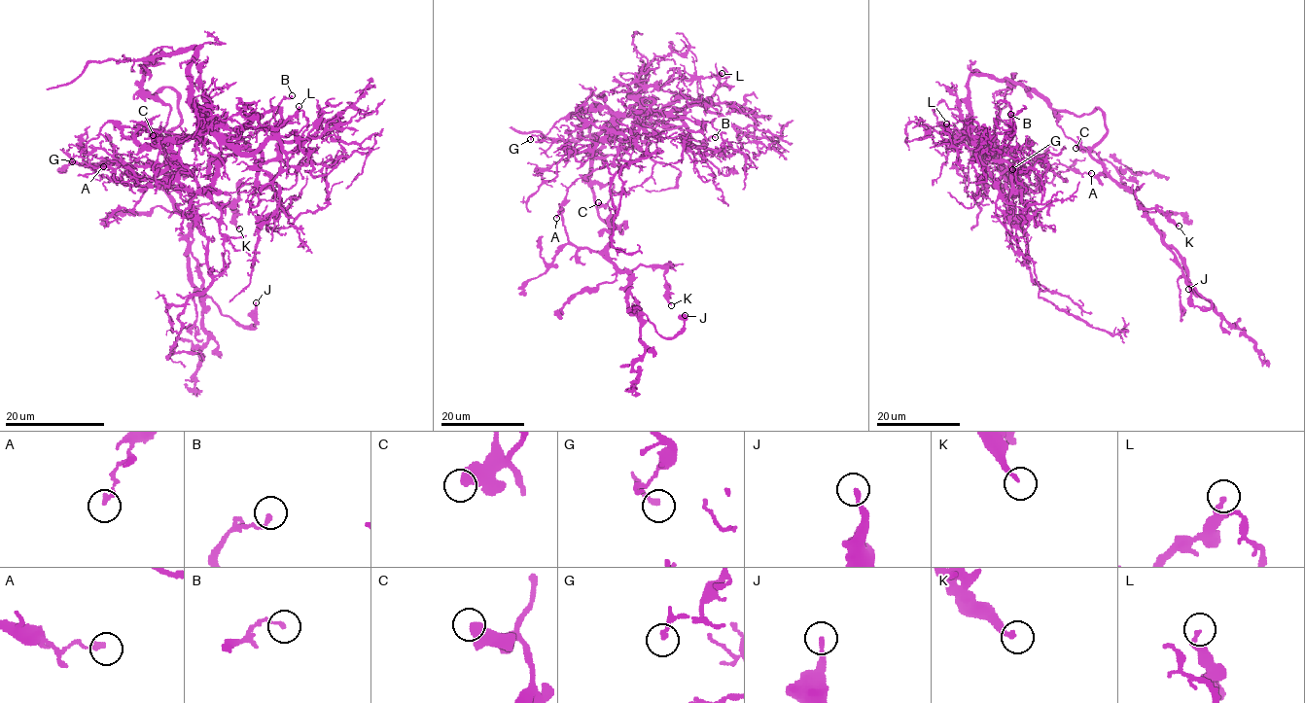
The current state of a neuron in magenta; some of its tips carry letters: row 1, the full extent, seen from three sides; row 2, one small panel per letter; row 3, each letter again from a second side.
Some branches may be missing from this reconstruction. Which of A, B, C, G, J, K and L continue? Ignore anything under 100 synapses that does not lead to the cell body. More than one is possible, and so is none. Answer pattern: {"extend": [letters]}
{"extend": []}

